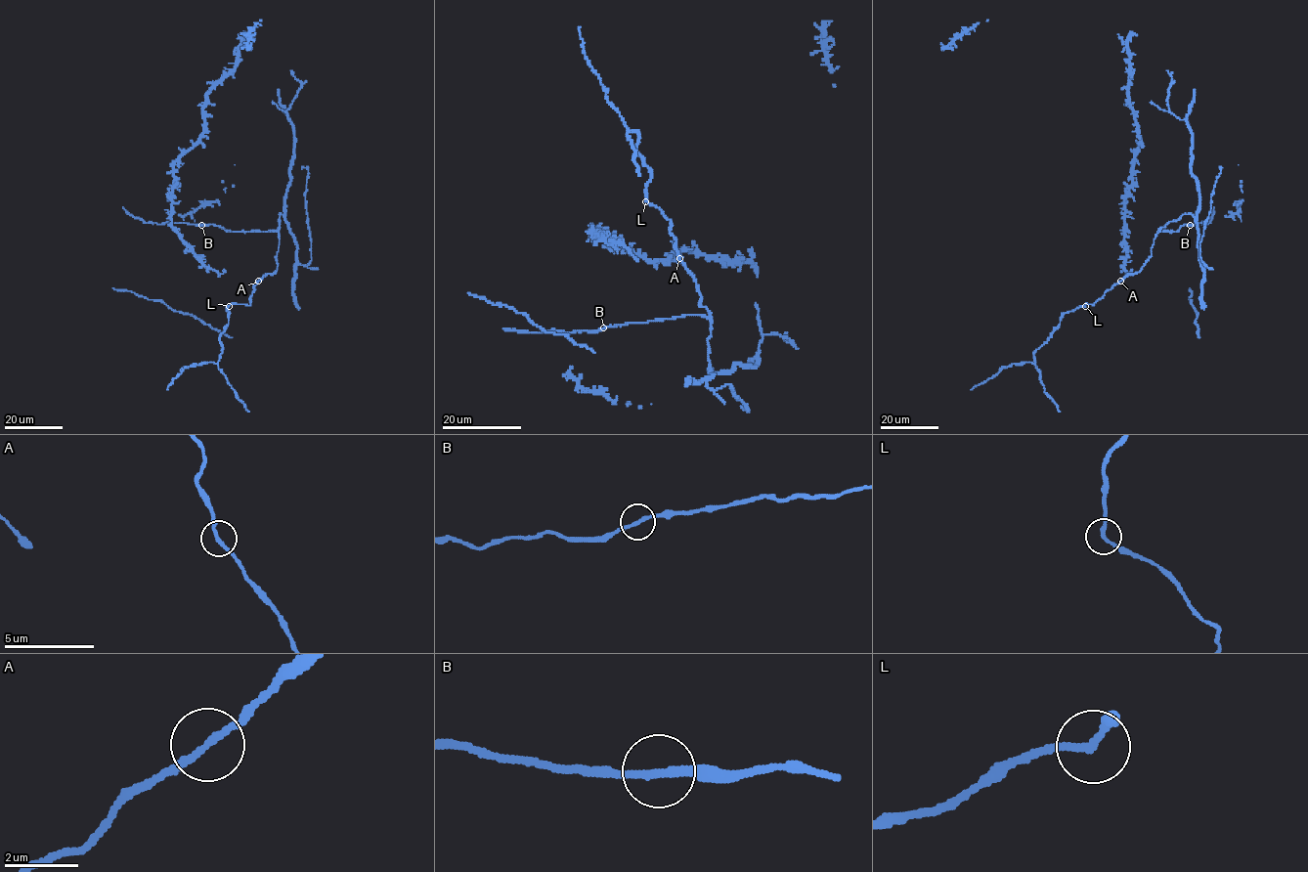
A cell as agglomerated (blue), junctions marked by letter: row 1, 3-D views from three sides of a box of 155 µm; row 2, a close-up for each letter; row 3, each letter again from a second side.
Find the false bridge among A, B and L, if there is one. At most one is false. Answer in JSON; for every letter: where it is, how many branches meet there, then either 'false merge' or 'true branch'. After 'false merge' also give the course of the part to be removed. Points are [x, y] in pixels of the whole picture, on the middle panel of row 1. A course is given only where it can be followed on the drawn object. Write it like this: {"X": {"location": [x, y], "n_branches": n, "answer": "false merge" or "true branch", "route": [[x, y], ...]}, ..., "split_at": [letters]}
{"A": {"location": [679, 258], "n_branches": 2, "answer": "true branch"}, "B": {"location": [603, 327], "n_branches": 2, "answer": "true branch"}, "L": {"location": [645, 201], "n_branches": 2, "answer": "true branch"}, "split_at": []}

